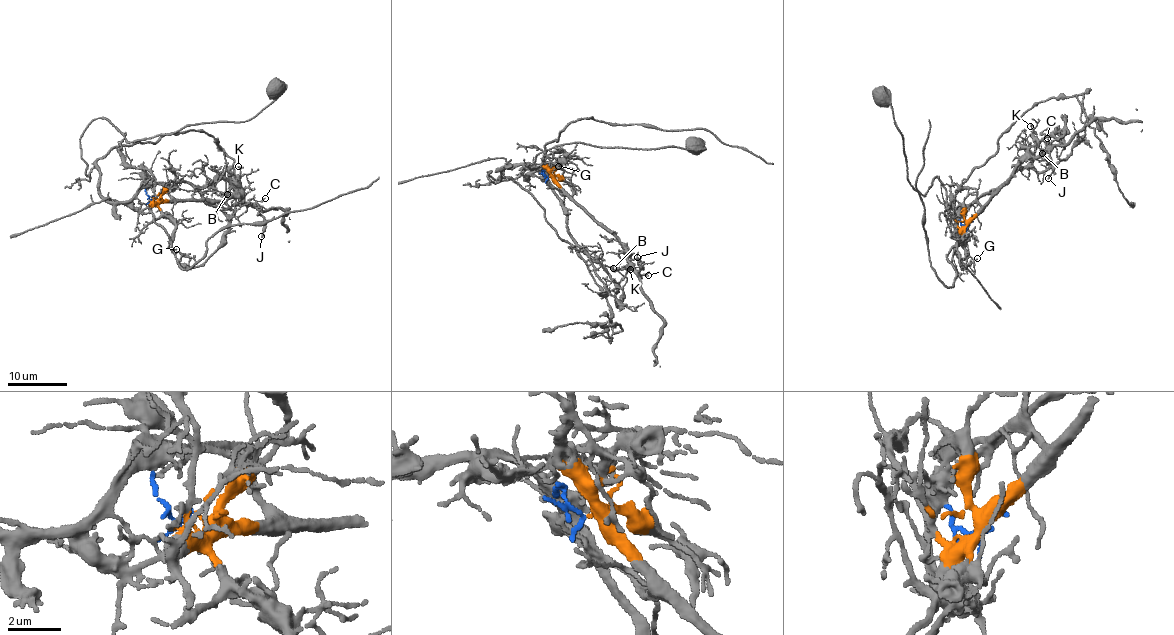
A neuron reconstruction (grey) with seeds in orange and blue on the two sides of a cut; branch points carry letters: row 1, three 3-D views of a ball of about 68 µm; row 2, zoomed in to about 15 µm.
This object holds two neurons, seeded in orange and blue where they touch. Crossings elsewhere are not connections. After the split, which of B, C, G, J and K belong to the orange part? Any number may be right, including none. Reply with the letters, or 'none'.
B, C, G, J, K

